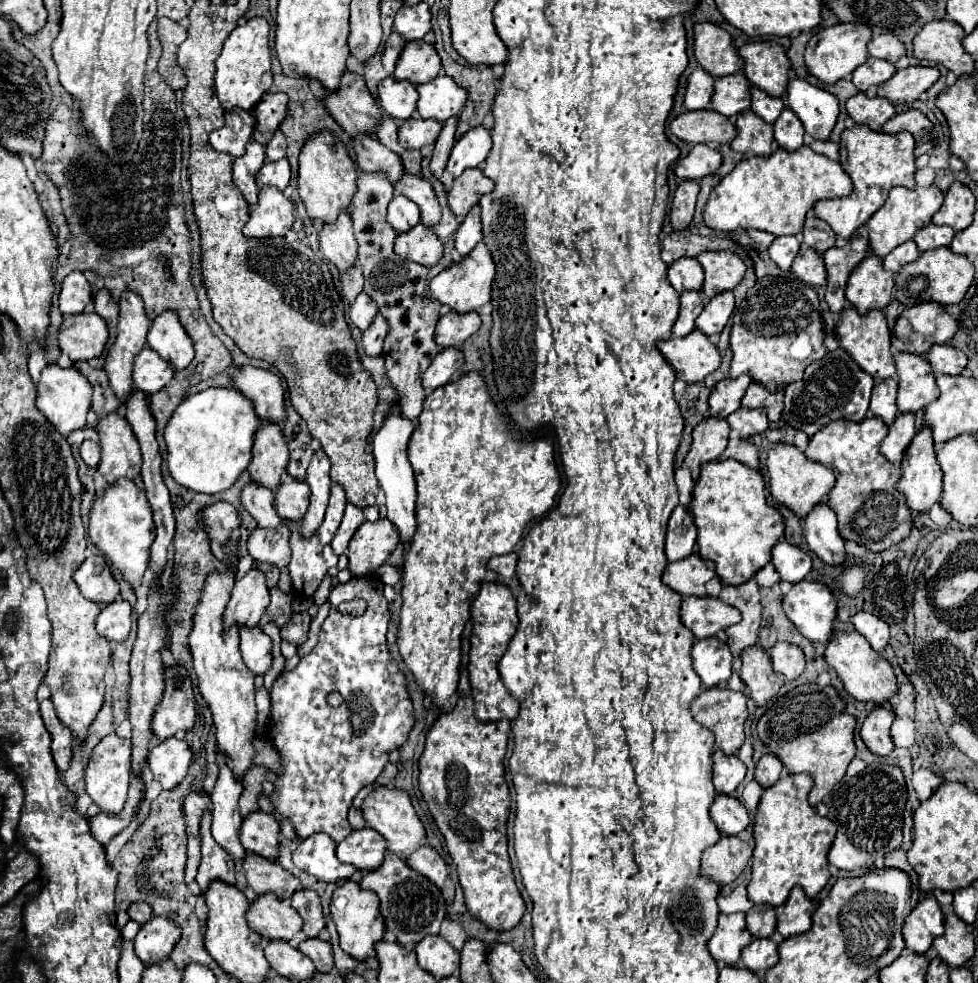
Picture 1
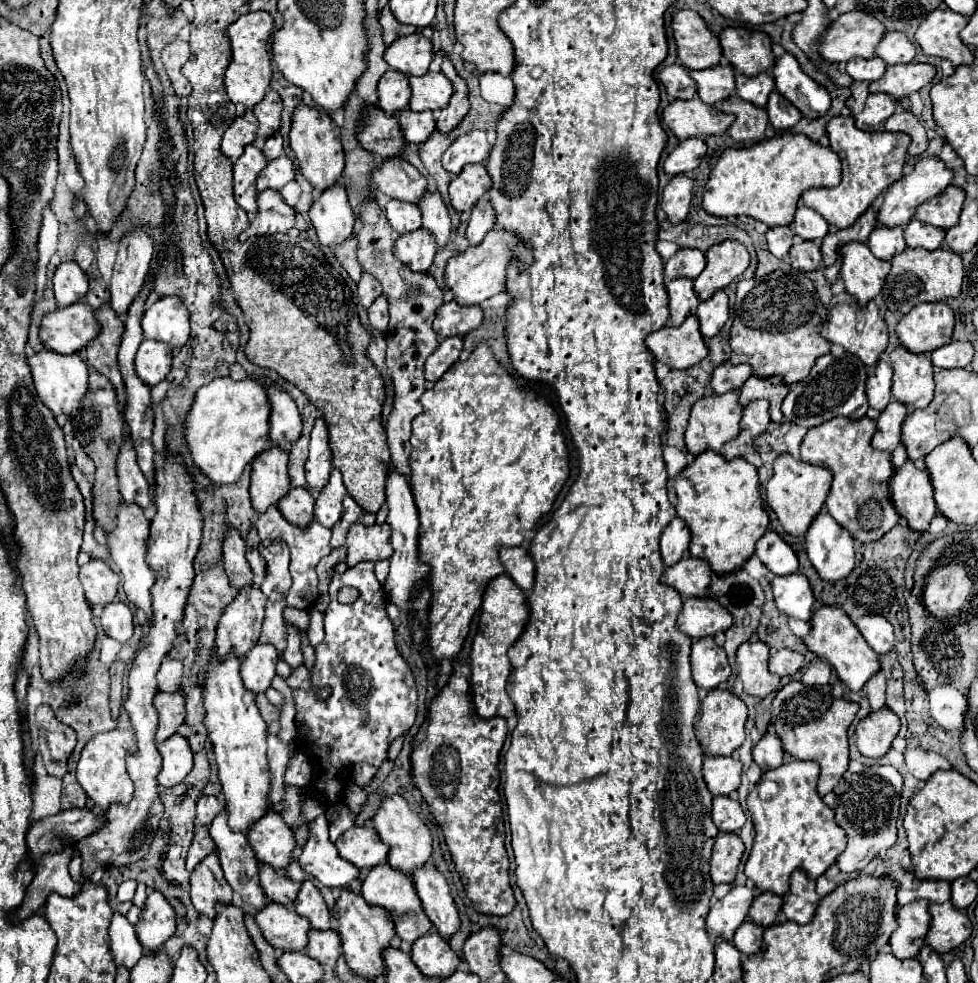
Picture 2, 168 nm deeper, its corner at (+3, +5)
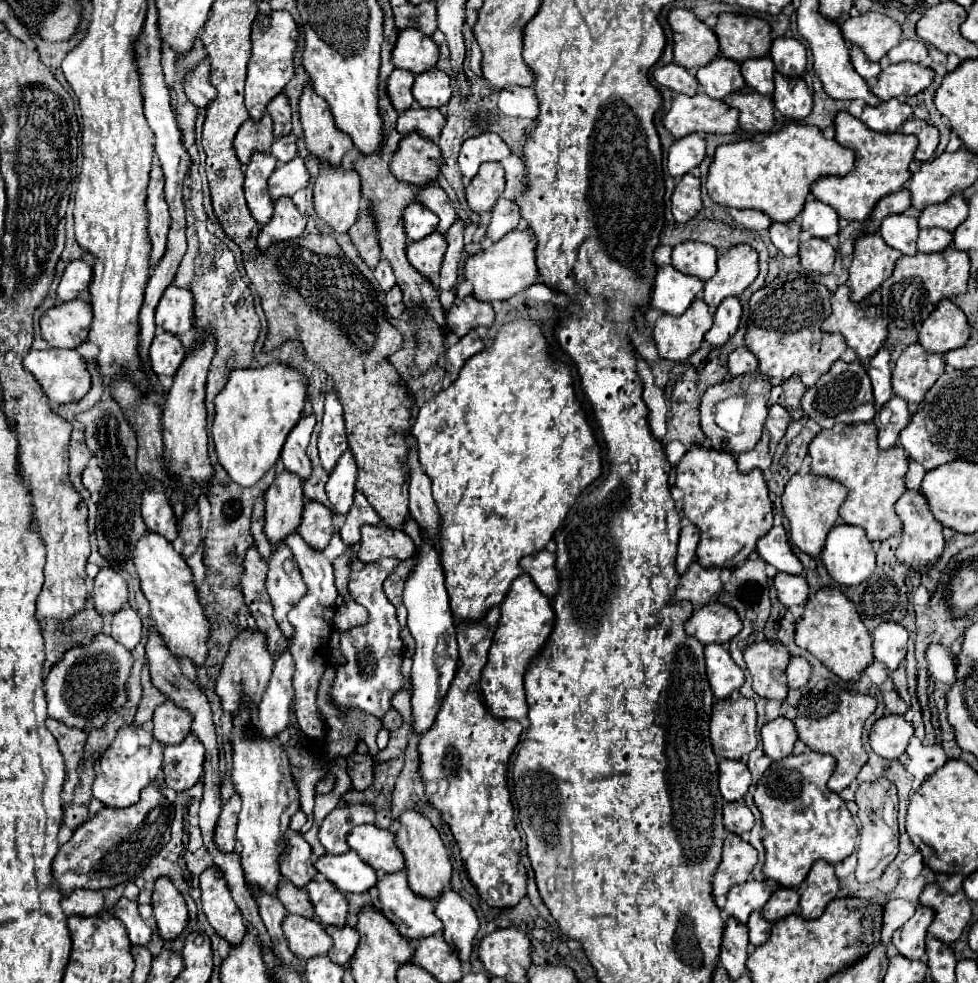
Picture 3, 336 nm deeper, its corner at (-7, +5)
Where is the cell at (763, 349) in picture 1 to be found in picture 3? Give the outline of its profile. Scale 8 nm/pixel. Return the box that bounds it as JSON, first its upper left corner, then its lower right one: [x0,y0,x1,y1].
[745,272,847,420]

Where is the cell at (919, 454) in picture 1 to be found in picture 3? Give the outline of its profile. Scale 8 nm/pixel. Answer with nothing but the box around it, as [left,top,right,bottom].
[895,490,943,570]

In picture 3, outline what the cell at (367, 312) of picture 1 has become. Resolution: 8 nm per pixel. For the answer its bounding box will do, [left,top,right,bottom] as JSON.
[373,260,395,292]

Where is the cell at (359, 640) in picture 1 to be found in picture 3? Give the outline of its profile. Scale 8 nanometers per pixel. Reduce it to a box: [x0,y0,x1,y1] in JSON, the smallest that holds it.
[329,558,411,720]

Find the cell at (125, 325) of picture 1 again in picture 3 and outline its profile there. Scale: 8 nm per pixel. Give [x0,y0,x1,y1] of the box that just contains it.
[147,168,169,270]

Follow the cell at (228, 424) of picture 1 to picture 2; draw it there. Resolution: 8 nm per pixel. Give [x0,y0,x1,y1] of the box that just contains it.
[187,378,271,484]

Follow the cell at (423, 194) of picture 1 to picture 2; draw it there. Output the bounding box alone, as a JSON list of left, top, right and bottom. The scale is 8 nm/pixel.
[419,192,453,248]

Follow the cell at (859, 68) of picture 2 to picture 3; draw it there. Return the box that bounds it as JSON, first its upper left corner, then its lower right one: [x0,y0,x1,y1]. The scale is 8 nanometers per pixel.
[851,48,883,82]

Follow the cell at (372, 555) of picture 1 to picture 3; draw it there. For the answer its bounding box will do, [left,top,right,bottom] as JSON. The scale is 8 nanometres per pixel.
[357,524,415,564]

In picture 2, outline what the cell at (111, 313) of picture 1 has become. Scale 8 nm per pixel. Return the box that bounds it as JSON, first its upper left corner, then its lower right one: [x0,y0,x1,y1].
[87,304,125,414]

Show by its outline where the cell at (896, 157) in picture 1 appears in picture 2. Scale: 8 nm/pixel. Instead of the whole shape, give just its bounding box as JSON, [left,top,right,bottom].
[793,116,911,242]

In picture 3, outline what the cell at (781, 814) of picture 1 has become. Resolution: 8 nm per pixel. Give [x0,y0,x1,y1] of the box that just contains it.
[753,718,859,888]

